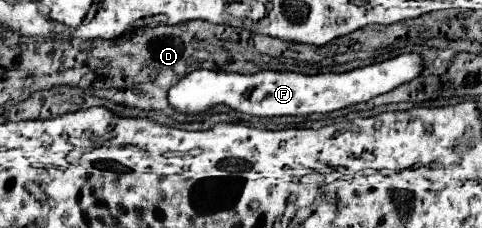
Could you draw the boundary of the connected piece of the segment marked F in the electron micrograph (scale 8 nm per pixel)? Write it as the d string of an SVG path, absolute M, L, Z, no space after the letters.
M419 53L397 55L383 63L351 69L345 73L319 73L319 75L303 75L293 71L267 71L267 69L255 75L241 75L241 73L197 69L185 75L179 83L175 83L169 89L169 105L181 113L201 113L213 105L223 103L235 111L257 115L257 117L329 113L329 111L365 103L371 97L389 93L397 89L399 85L419 77L423 69L425 69L425 63Z

